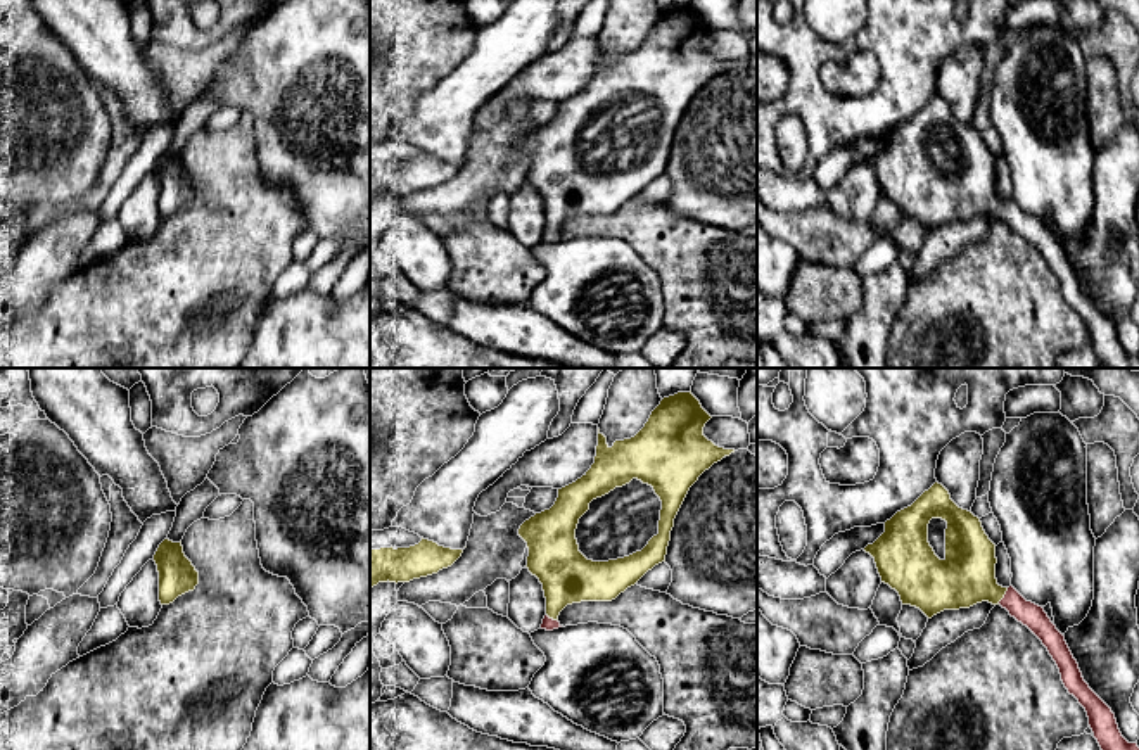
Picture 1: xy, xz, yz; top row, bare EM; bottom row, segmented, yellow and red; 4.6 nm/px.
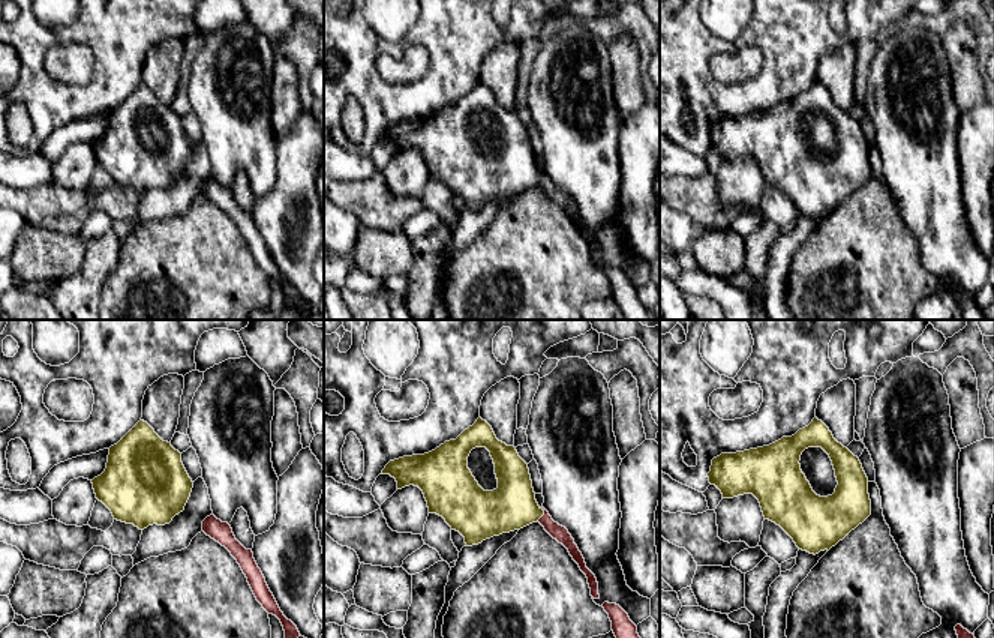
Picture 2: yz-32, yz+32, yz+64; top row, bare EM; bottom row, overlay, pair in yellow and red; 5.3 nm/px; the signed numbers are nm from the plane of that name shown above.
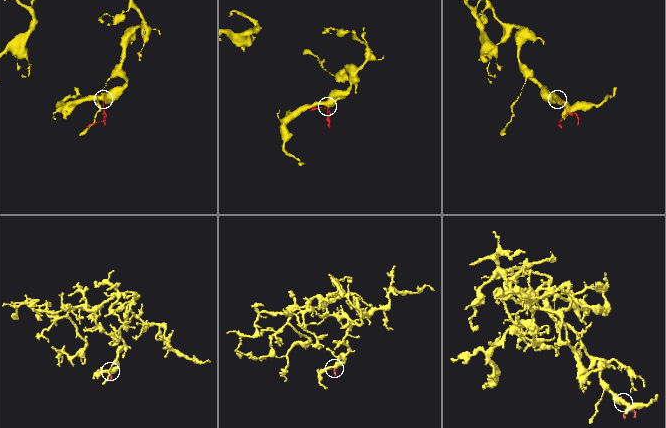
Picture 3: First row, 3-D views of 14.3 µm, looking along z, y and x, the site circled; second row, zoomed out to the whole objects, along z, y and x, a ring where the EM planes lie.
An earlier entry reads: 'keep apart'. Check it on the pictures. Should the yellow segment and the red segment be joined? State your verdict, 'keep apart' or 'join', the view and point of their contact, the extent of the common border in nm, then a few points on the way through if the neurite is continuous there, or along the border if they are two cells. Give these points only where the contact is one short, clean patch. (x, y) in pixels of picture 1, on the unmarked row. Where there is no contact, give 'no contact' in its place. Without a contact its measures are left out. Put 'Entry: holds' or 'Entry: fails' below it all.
join | yz (1003, 209) | 90 nm | across yz (967, 189), (1003, 209), (1032, 228)
Entry: fails

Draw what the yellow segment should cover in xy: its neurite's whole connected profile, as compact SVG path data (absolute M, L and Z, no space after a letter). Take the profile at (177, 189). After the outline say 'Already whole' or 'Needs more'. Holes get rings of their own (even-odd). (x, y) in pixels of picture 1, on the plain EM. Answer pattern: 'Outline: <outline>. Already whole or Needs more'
Outline: M164 152L154 168L154 175L159 185L161 218L173 216L178 209L194 204L199 197L199 185L185 169L181 154L173 156Z. Already whole

